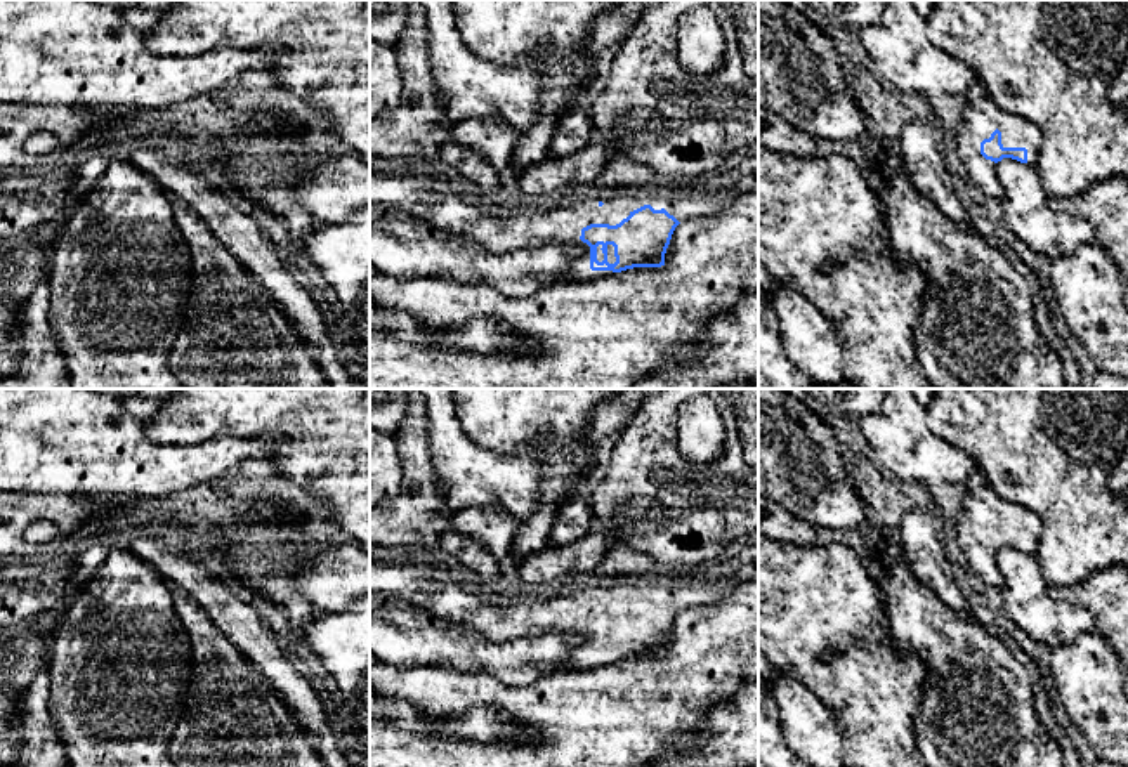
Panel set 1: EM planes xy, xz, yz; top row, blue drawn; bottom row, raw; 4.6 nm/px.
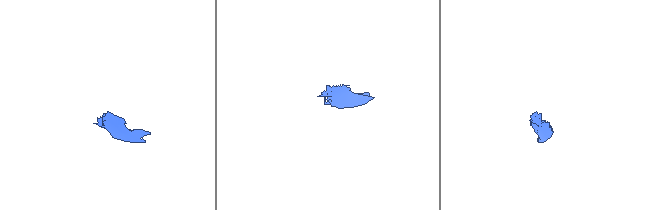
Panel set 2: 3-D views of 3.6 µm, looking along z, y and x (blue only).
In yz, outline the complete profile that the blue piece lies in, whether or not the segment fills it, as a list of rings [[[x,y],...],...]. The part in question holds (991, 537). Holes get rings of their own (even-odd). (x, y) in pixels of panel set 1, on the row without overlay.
[[[980,475],[967,481],[961,508],[949,526],[974,573],[998,588],[1003,585],[996,566],[998,552],[1003,547],[1034,552],[1041,536],[1038,515],[1003,500]]]

